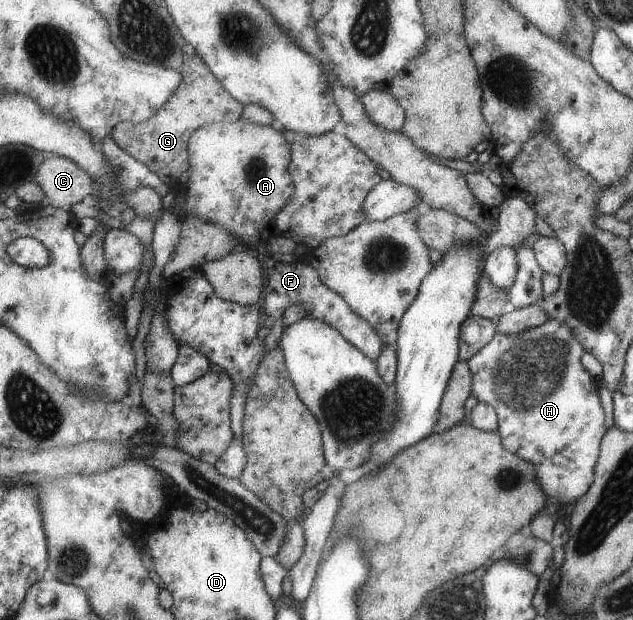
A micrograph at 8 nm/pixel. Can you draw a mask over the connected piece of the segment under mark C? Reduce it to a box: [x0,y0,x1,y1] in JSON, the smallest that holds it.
[33,155,92,208]

